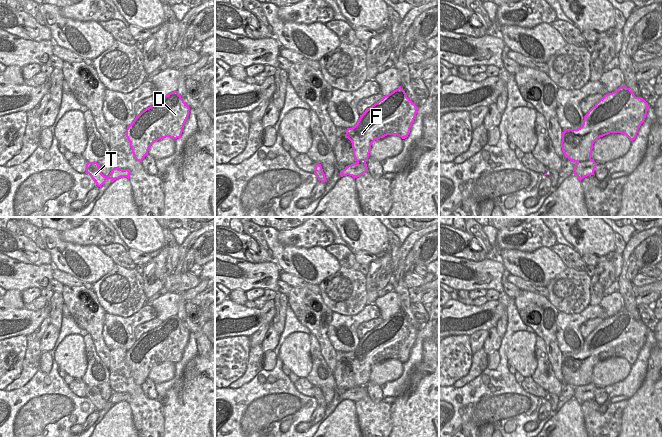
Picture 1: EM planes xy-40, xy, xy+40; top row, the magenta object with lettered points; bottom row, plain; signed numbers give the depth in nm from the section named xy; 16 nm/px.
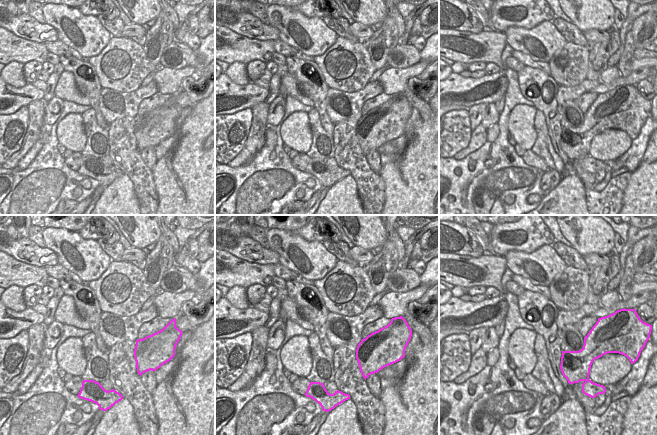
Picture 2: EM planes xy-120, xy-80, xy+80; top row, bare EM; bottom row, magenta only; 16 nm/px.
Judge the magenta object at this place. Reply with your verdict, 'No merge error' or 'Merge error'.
Merge error.

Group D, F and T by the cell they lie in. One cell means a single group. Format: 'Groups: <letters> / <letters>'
Groups: D F / T.

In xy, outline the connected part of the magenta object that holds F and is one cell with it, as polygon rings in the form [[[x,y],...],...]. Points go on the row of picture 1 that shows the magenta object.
[[[401,86],[367,108],[357,124],[347,128],[345,134],[352,143],[355,160],[366,161],[375,140],[387,135],[407,138],[417,110]]]

